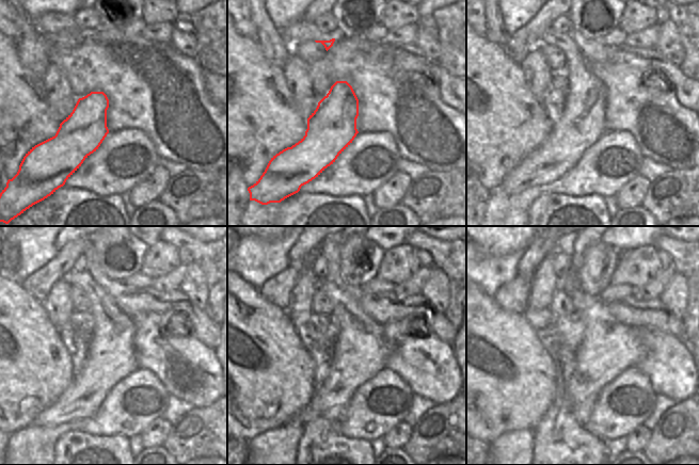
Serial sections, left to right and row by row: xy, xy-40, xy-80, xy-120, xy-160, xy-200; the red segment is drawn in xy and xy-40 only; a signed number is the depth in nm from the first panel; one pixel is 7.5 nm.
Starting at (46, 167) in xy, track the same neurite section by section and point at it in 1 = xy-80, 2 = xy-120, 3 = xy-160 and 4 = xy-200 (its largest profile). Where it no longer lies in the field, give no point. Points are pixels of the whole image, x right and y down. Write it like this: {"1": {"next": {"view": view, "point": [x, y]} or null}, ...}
{"1": {"next": {"view": "xy-80", "point": [582, 124]}}, "2": {"next": {"view": "xy-120", "point": [110, 358]}}, "3": {"next": {"view": "xy-160", "point": [361, 351]}}, "4": {"next": {"view": "xy-200", "point": [608, 348]}}}

